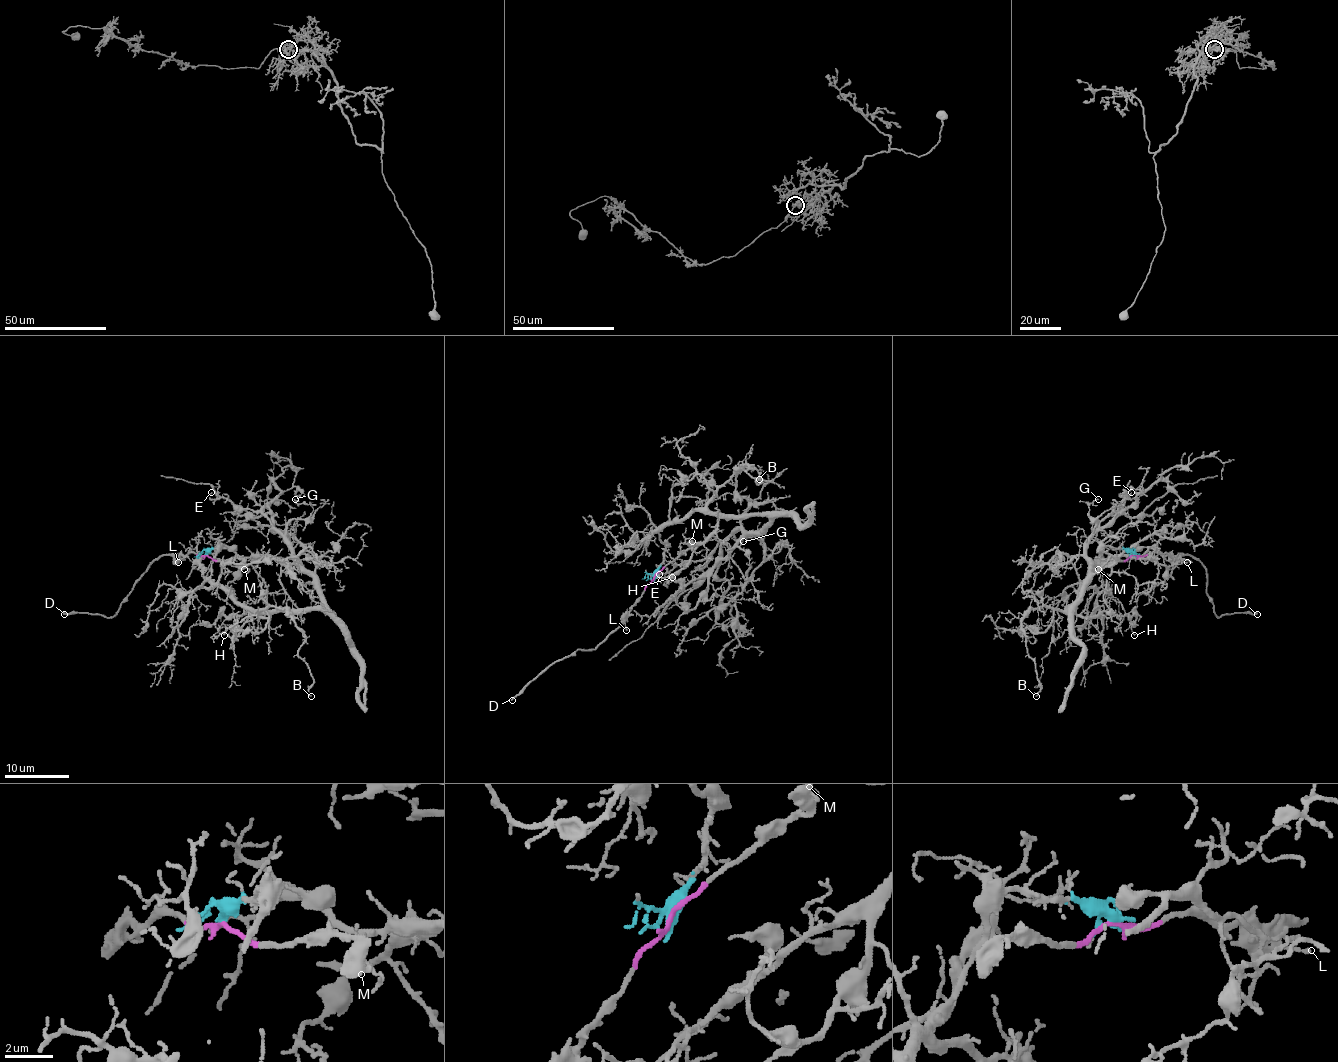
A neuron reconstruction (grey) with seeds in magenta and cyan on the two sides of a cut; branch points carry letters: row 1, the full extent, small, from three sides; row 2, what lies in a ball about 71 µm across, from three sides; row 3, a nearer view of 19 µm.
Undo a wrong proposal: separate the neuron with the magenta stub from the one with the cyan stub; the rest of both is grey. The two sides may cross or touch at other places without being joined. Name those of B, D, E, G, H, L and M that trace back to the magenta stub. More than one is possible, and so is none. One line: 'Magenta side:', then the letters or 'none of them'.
Magenta side: D, L, M

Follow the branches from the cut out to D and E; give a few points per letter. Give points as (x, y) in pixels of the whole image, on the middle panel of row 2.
D: (653, 577), (636, 605), (595, 648), (576, 650), (553, 661), (511, 700)
E: (653, 577), (670, 524), (765, 514), (760, 531), (734, 529), (705, 558), (660, 574)

